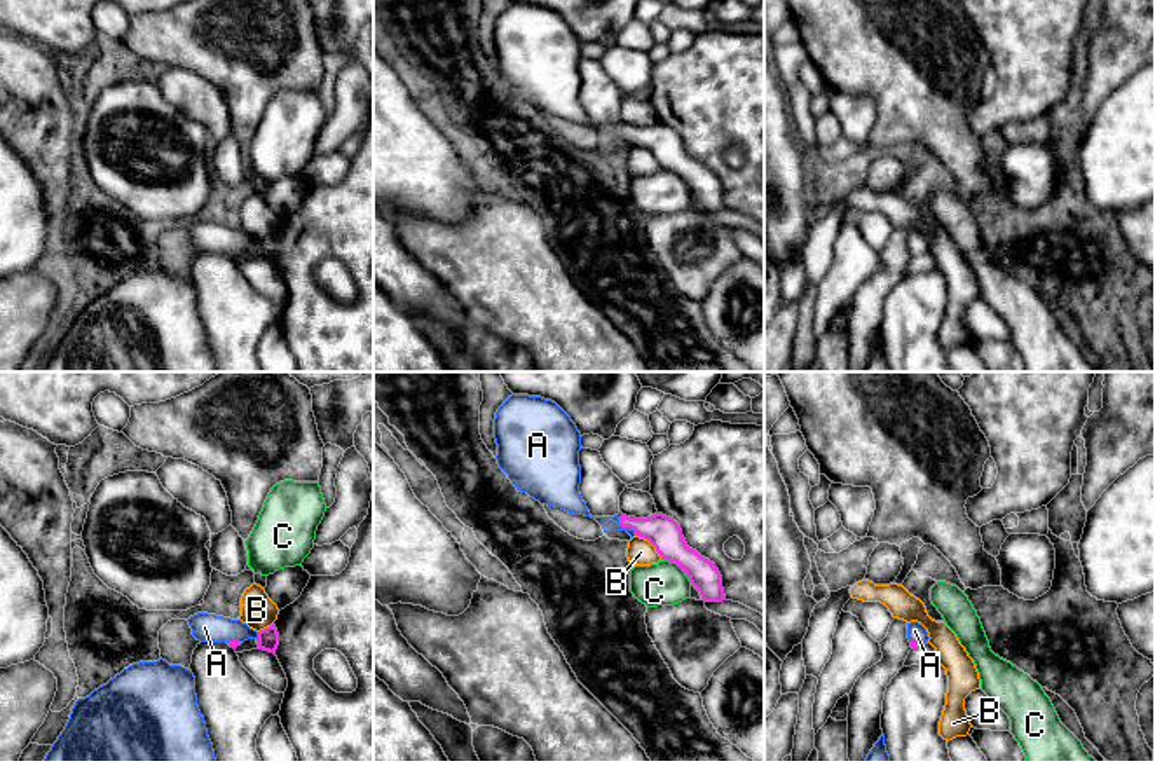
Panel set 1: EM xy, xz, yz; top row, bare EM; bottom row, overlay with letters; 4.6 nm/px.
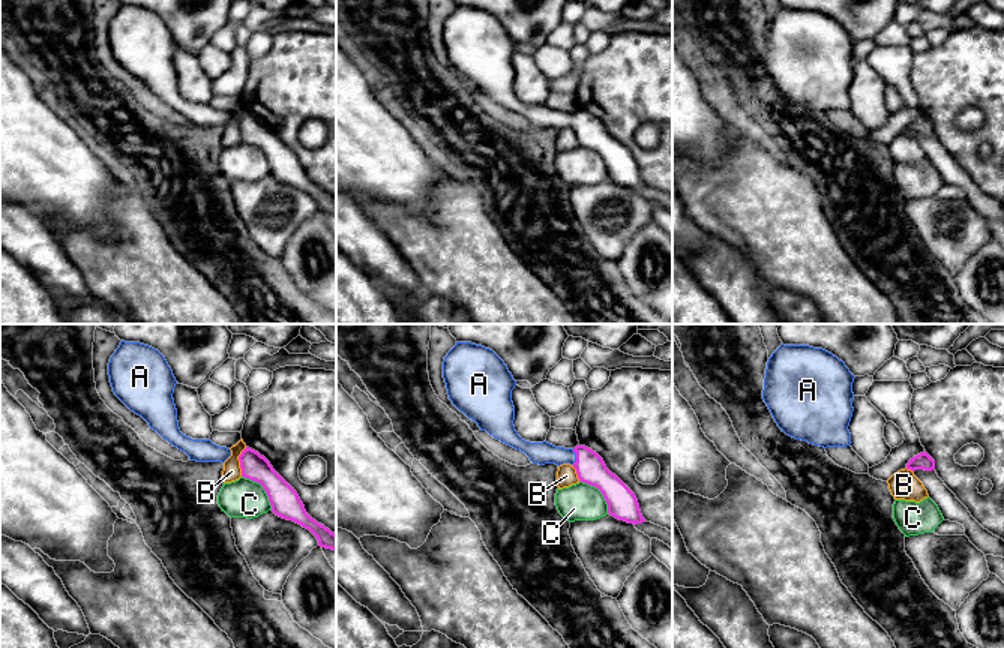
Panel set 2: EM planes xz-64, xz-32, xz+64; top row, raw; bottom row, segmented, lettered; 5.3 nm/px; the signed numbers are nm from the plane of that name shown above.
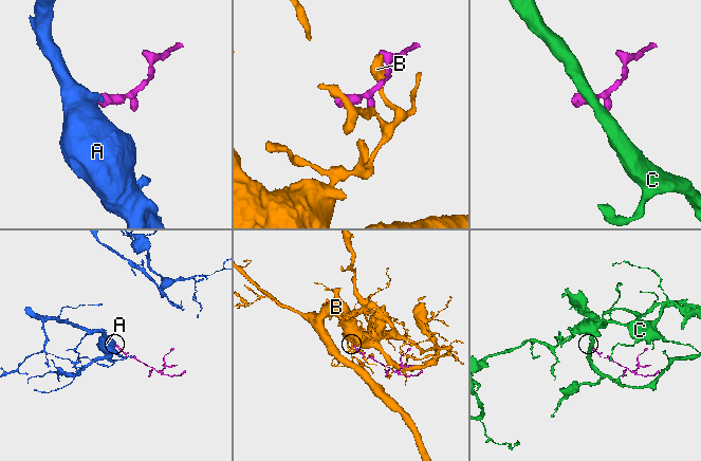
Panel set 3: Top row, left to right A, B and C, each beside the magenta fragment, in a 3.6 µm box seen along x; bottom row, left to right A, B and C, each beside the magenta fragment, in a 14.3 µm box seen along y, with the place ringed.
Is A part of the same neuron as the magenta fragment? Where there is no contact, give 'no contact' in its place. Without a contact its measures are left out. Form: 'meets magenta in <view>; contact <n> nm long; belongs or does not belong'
meets magenta in xz; contact 120 nm long; belongs

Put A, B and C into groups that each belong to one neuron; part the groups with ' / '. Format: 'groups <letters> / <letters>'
groups A / B / C

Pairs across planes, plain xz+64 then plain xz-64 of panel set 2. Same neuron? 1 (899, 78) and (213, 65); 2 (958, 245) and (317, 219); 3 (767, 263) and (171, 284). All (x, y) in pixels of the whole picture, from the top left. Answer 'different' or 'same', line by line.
1: same
2: different
3: same

